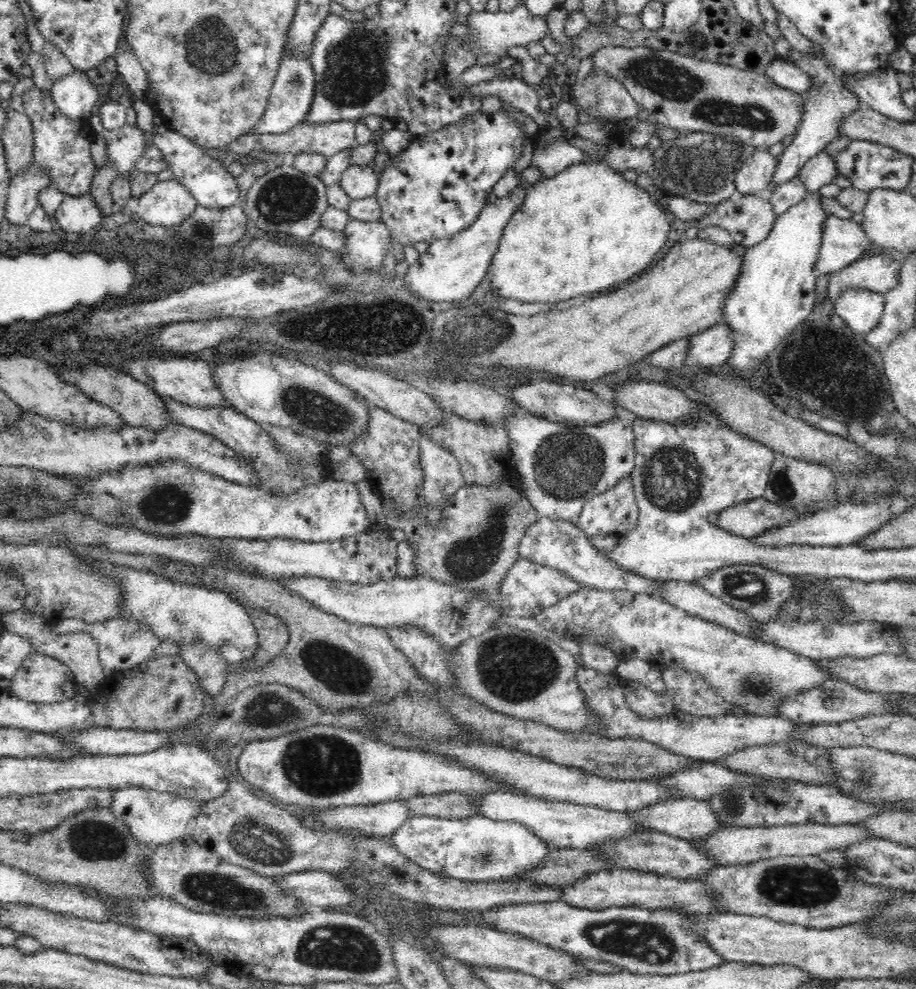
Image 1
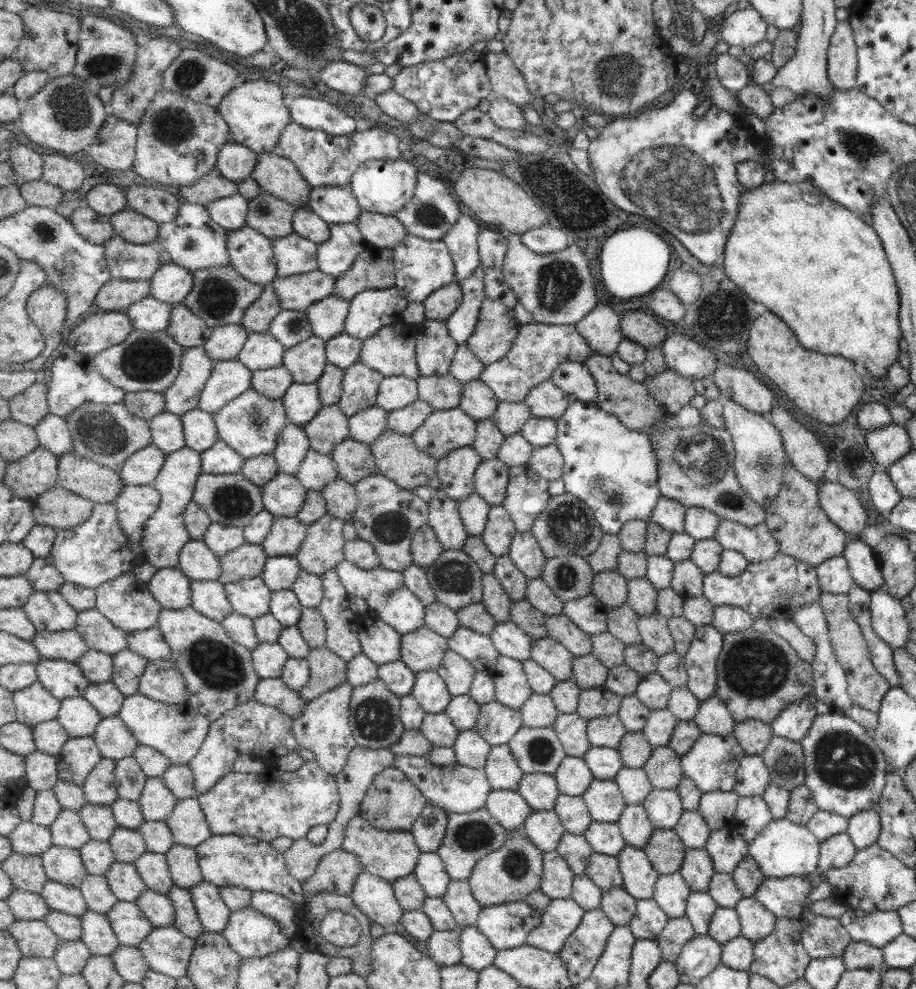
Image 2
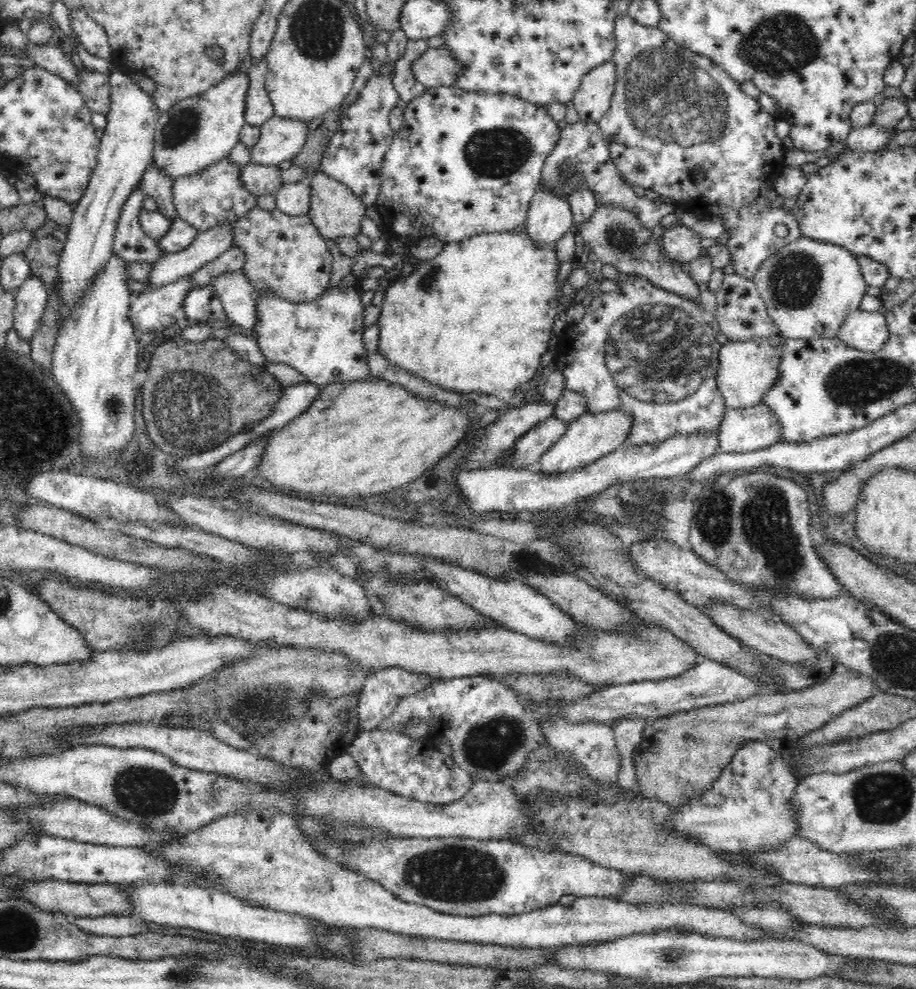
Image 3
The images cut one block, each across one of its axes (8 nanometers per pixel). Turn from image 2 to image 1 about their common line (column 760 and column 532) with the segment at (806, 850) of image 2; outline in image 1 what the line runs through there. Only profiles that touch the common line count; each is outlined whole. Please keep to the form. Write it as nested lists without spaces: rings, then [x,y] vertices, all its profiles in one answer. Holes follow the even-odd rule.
[[[484,815],[448,819],[421,816],[393,832],[395,849],[412,863],[442,877],[473,883],[508,881],[533,871],[553,851],[544,840],[519,822],[492,820]]]

